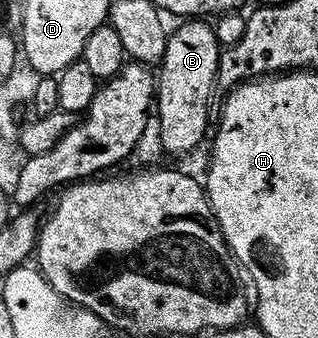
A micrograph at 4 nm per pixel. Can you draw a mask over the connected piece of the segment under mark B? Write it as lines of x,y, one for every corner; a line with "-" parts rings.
189,18
168,33
165,53
155,76
155,124
161,127
161,144
169,152
189,152
205,136
209,124
209,95
217,83
217,63
223,48
217,43
213,24

